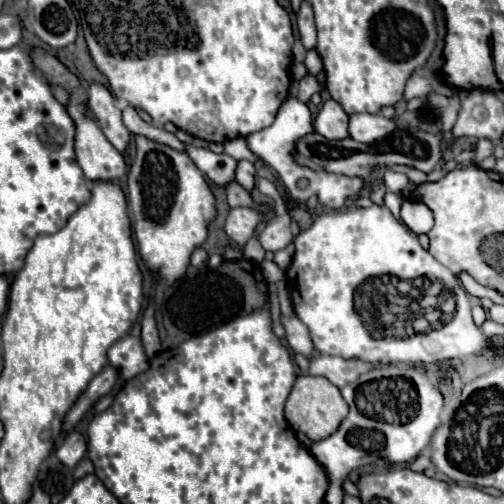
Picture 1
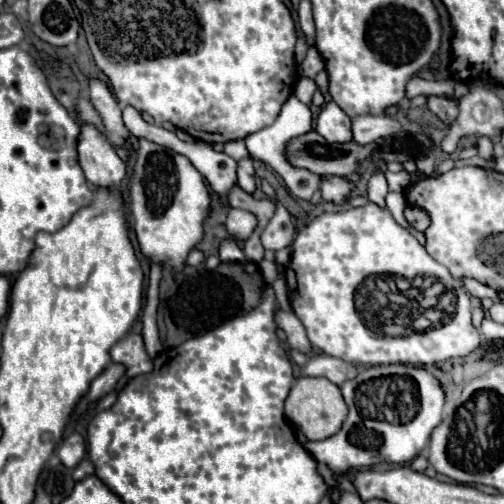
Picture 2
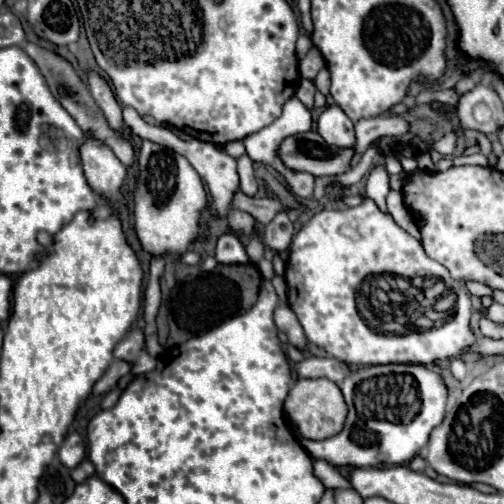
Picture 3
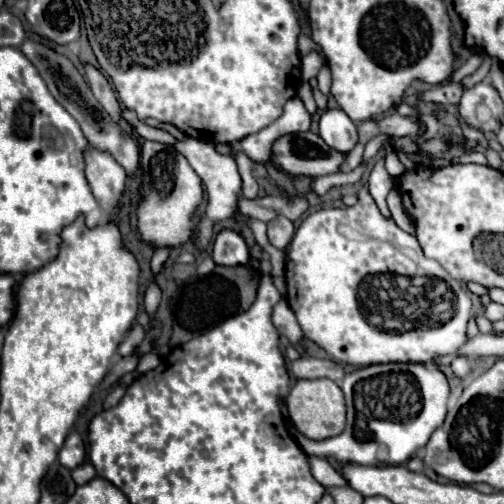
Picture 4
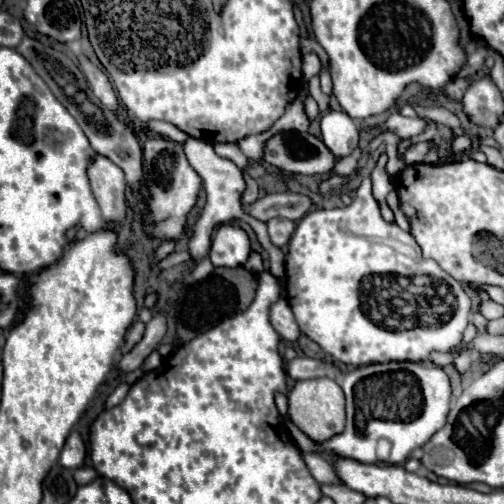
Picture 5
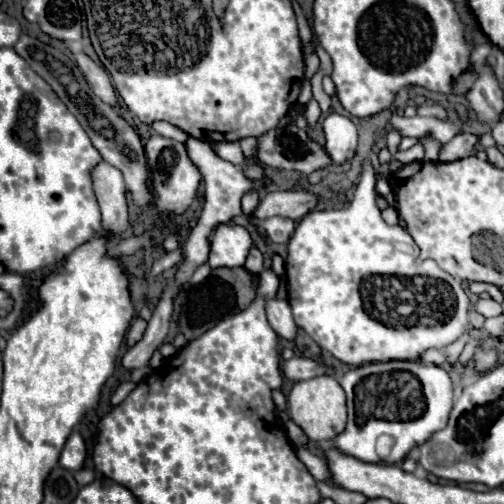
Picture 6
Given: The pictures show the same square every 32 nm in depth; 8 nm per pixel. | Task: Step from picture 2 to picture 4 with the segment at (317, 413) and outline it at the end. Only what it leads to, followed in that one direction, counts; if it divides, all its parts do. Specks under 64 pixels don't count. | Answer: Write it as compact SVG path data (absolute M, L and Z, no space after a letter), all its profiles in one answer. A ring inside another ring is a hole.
M328 378L298 380L290 390L290 394L286 396L286 406L288 406L288 416L292 424L310 440L326 440L344 430L344 422L346 422L344 394L338 388L338 384Z

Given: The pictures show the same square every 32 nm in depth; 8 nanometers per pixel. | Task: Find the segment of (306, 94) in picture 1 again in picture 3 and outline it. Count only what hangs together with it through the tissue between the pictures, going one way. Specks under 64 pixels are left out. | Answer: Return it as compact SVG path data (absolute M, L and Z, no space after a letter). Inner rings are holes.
M300 80L298 90L296 90L296 98L300 98L308 110L312 110L314 106L314 90L316 86L310 80Z

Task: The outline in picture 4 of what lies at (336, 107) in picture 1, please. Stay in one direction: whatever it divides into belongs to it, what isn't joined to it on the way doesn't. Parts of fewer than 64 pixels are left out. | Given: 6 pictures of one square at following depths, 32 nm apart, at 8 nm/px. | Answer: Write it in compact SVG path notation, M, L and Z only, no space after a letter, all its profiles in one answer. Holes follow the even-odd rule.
M326 110L320 118L320 136L336 152L348 154L358 142L356 124L342 110Z

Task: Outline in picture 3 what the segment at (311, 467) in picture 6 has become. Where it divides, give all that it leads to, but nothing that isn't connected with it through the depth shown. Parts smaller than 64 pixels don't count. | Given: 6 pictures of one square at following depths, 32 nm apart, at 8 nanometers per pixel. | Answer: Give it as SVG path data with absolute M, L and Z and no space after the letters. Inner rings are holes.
M312 460L314 464L314 476L326 486L326 488L350 488L348 478L344 478L332 464L324 460Z

